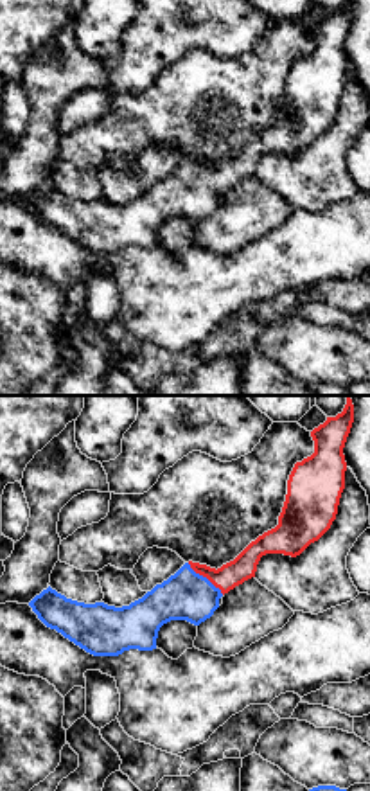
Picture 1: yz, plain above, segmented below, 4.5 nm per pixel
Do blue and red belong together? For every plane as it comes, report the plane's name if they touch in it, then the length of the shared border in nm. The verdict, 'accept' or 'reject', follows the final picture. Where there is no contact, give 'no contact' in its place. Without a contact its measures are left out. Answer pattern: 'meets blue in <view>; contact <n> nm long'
meets blue in yz; contact 220 nm long

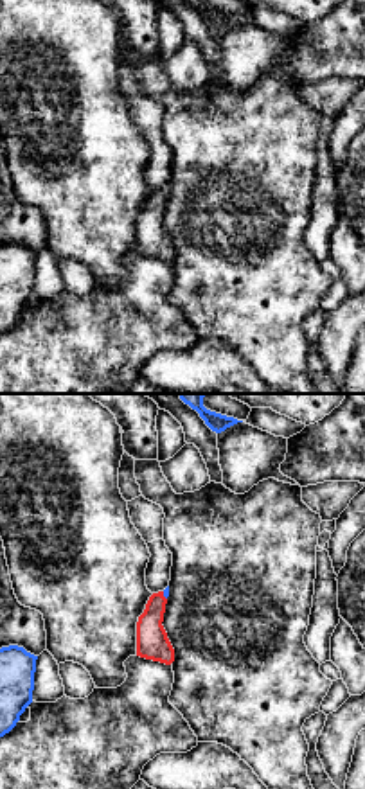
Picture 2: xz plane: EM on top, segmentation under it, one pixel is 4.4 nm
meets blue in xz; contact 40 nm long

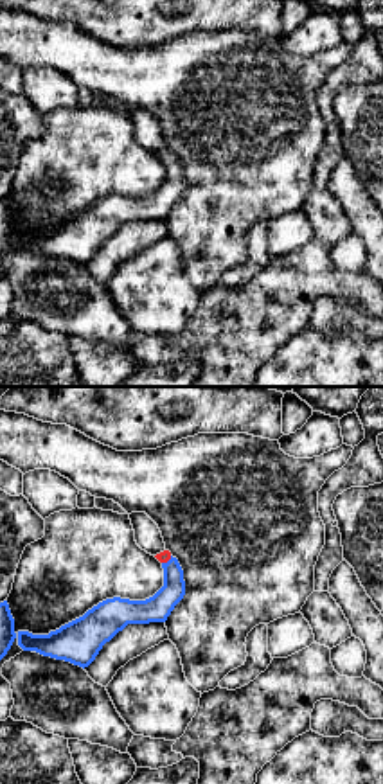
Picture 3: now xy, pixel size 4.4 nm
meets blue in xy; contact 60 nm long

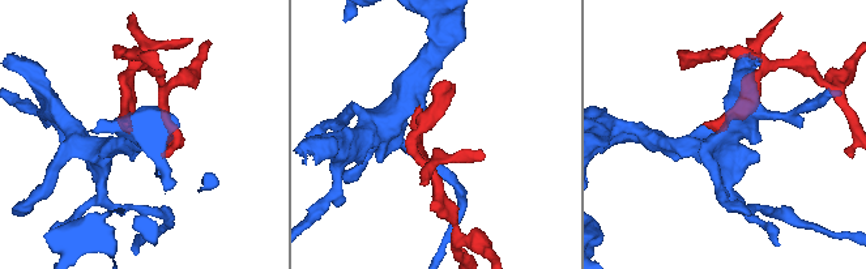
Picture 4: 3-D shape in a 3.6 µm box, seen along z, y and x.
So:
accept

